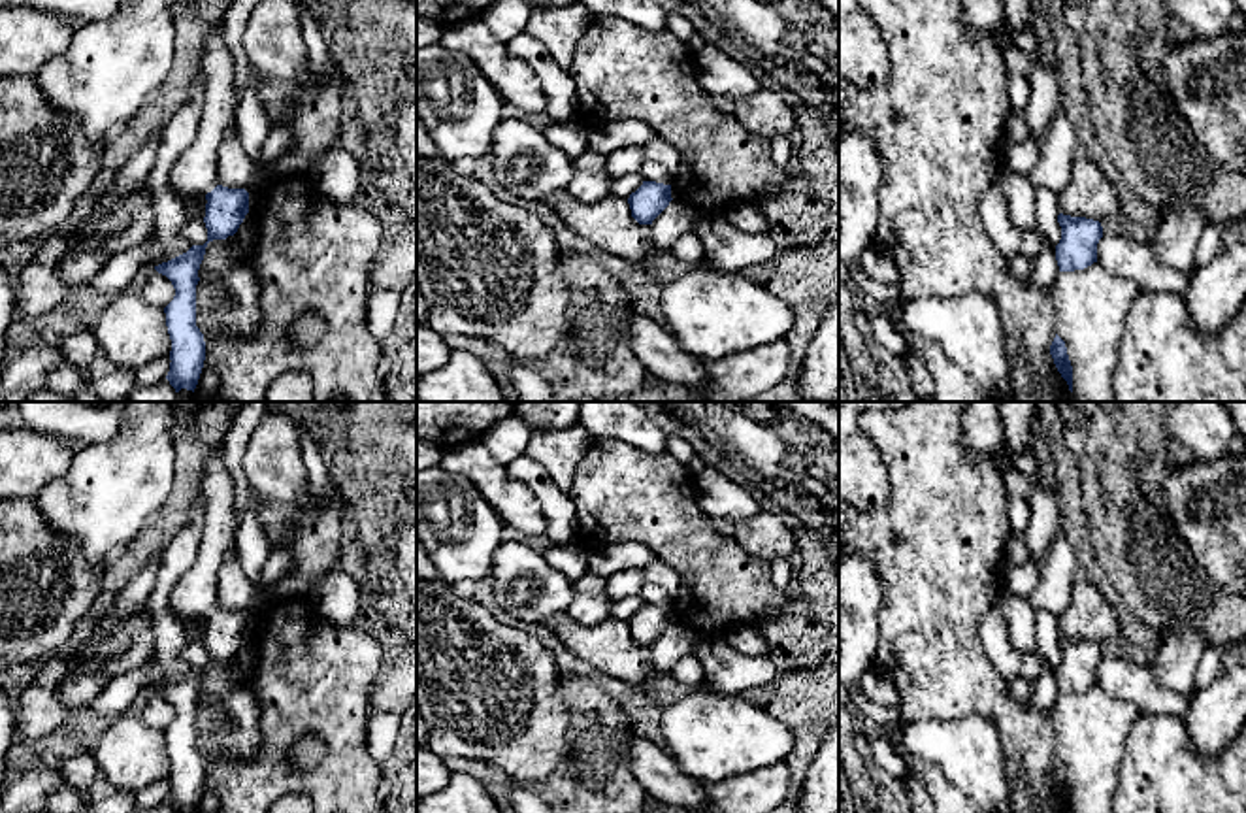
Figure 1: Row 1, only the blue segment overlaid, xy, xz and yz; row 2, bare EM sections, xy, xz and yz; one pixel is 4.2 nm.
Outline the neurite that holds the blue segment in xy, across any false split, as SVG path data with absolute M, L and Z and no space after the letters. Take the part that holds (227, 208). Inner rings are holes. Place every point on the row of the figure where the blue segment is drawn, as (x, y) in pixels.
M224 23L211 30L202 57L205 104L194 141L179 155L170 170L170 187L179 194L204 194L207 241L155 266L173 289L173 300L164 307L172 340L170 372L166 379L179 392L198 385L205 341L196 326L196 285L205 247L213 240L234 236L249 213L249 192L228 189L217 181L217 151L232 126L236 113L236 74L232 53L224 41Z

